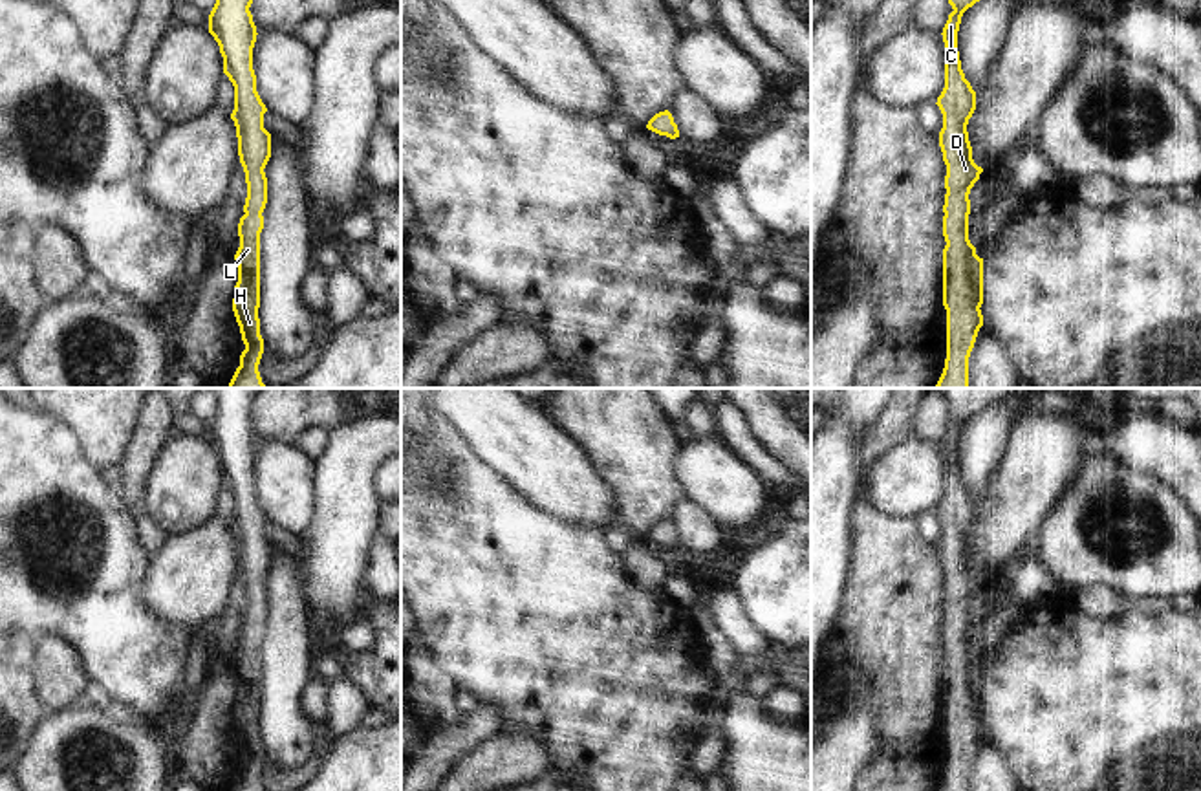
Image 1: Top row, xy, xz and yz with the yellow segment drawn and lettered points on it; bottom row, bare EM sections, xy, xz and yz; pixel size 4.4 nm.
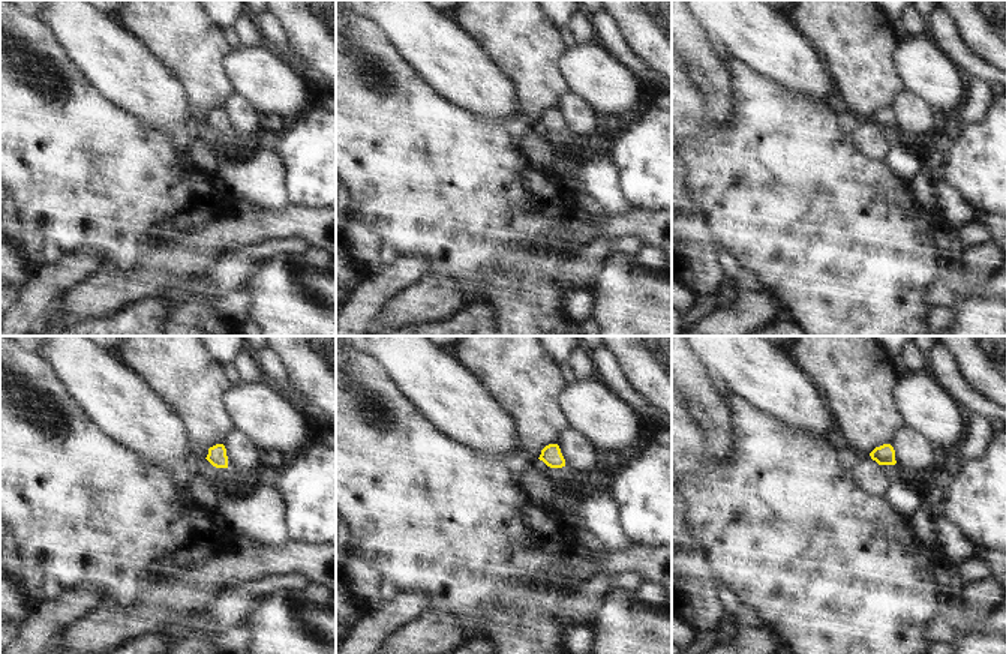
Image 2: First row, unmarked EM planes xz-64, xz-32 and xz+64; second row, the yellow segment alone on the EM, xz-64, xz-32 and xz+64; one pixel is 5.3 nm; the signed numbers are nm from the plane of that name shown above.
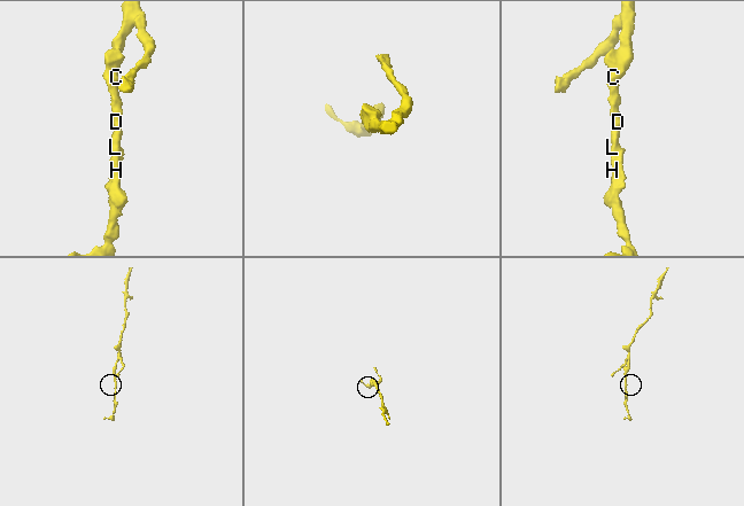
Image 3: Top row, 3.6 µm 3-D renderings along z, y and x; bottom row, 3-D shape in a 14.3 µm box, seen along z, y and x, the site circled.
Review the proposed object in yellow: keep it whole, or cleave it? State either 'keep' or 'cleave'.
keep

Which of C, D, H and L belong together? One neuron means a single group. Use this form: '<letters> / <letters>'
C D H L

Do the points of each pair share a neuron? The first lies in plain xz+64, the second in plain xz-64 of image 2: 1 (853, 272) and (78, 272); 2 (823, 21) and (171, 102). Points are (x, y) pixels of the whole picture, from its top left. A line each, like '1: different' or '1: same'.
1: different
2: different

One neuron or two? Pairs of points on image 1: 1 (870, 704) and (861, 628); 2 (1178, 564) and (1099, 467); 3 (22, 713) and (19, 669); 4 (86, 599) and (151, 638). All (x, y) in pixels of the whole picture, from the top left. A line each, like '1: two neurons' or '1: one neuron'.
1: two neurons
2: one neuron
3: one neuron
4: one neuron

